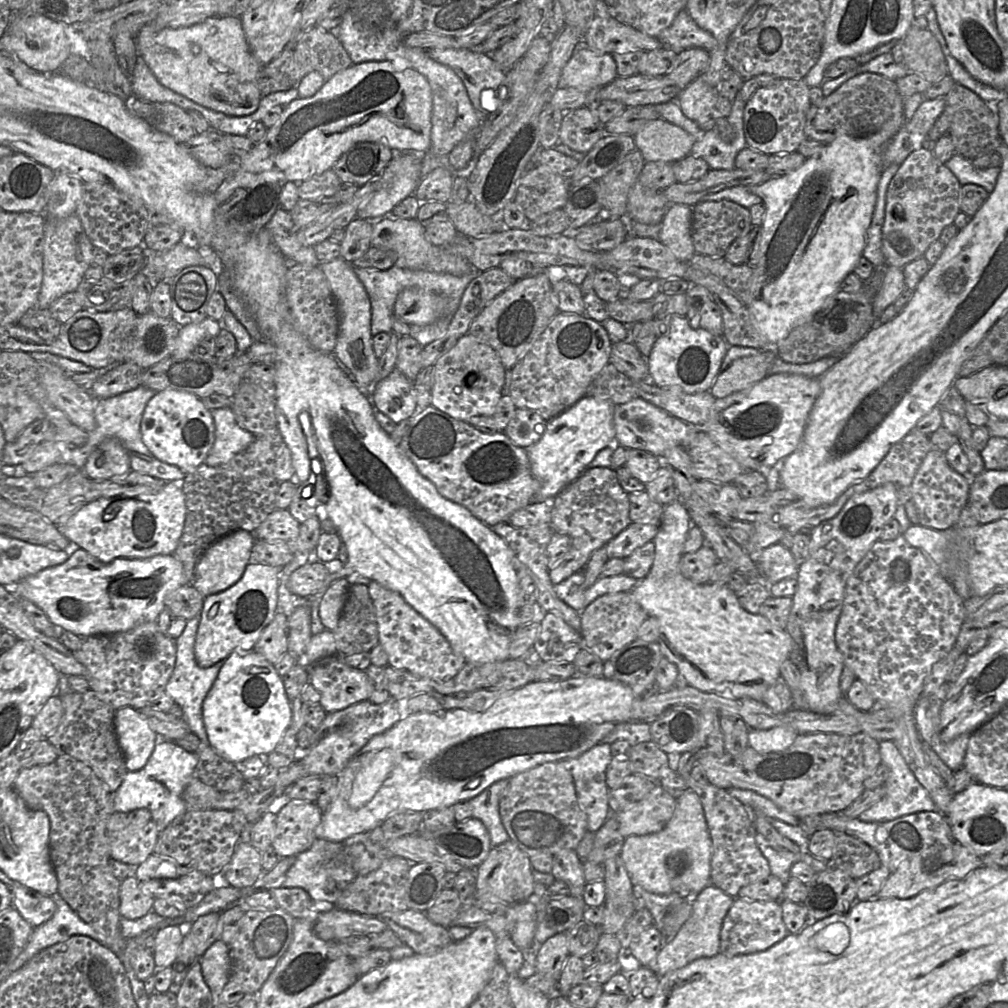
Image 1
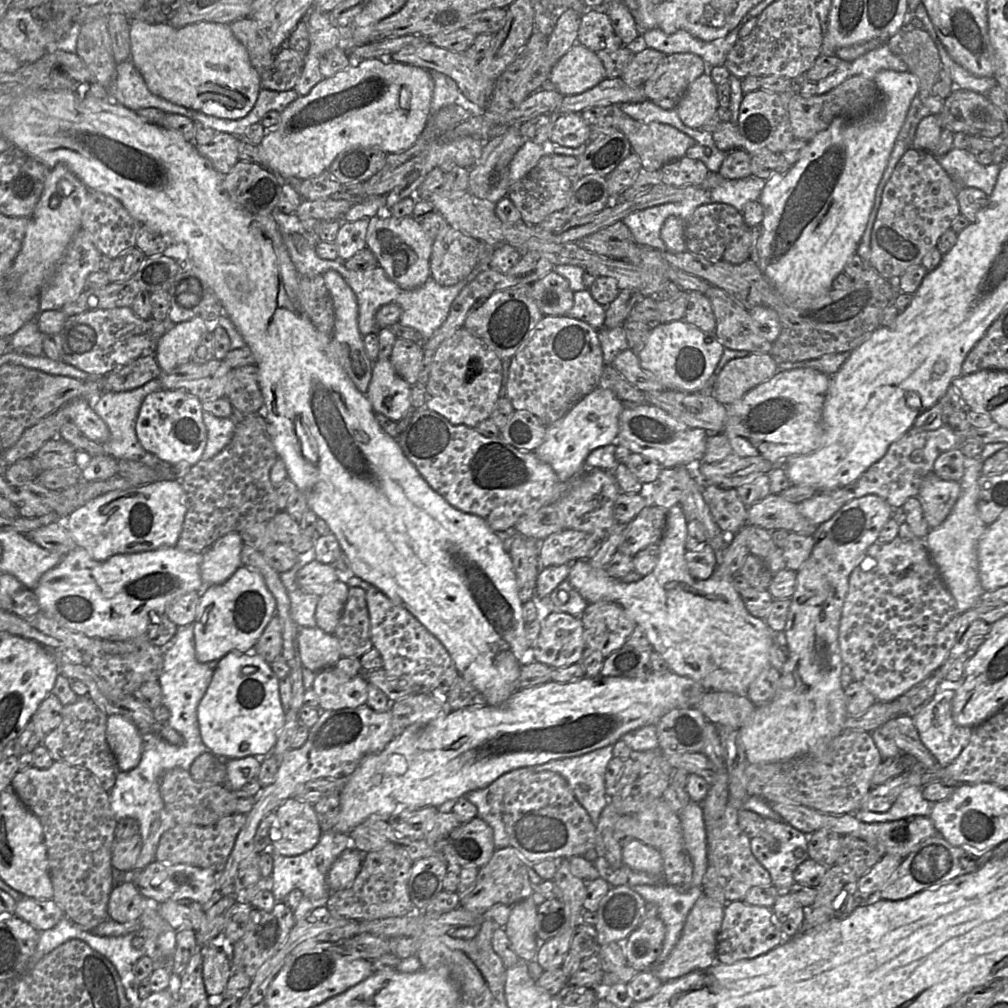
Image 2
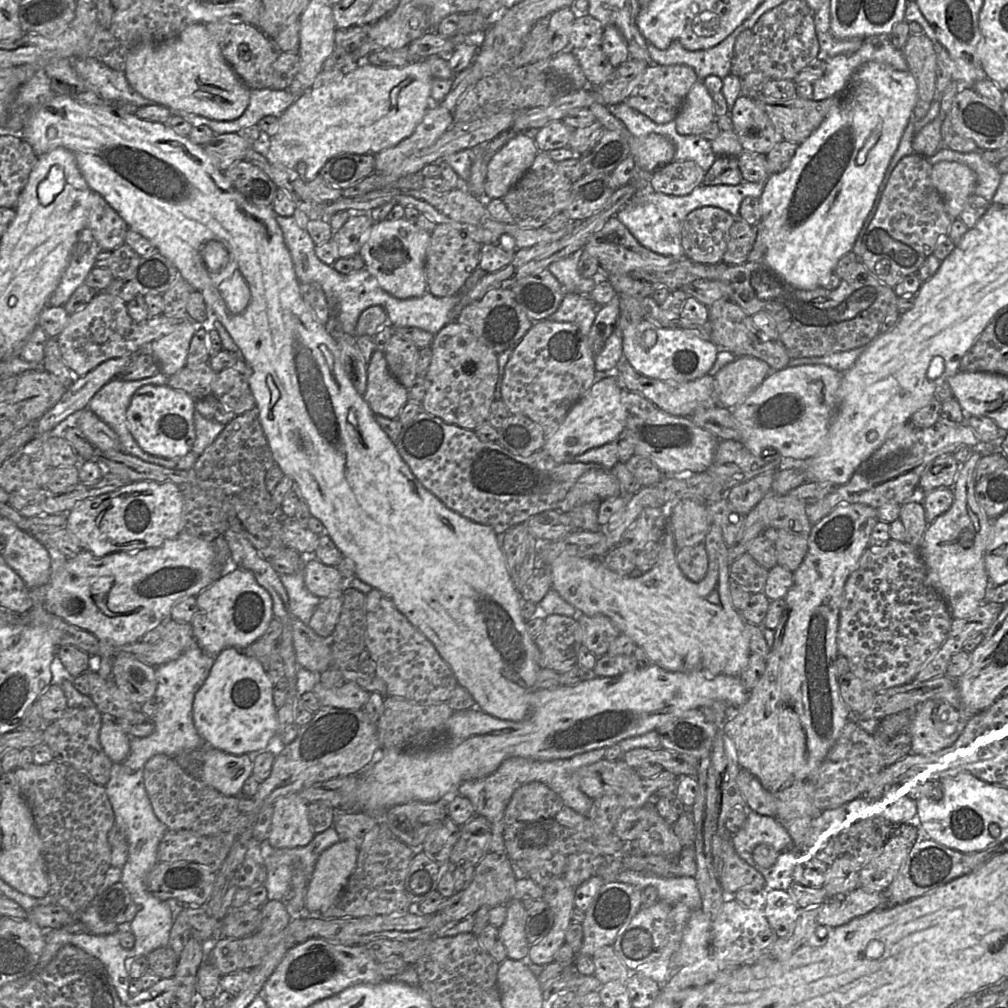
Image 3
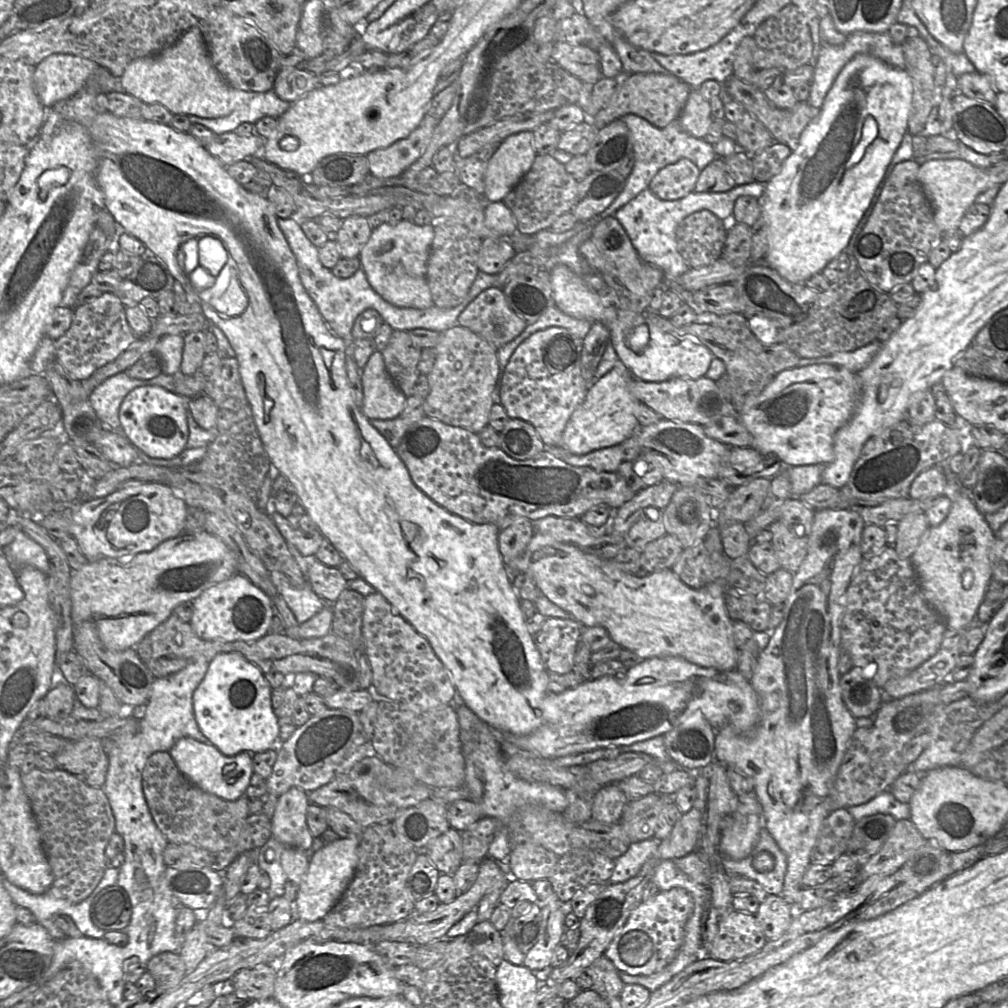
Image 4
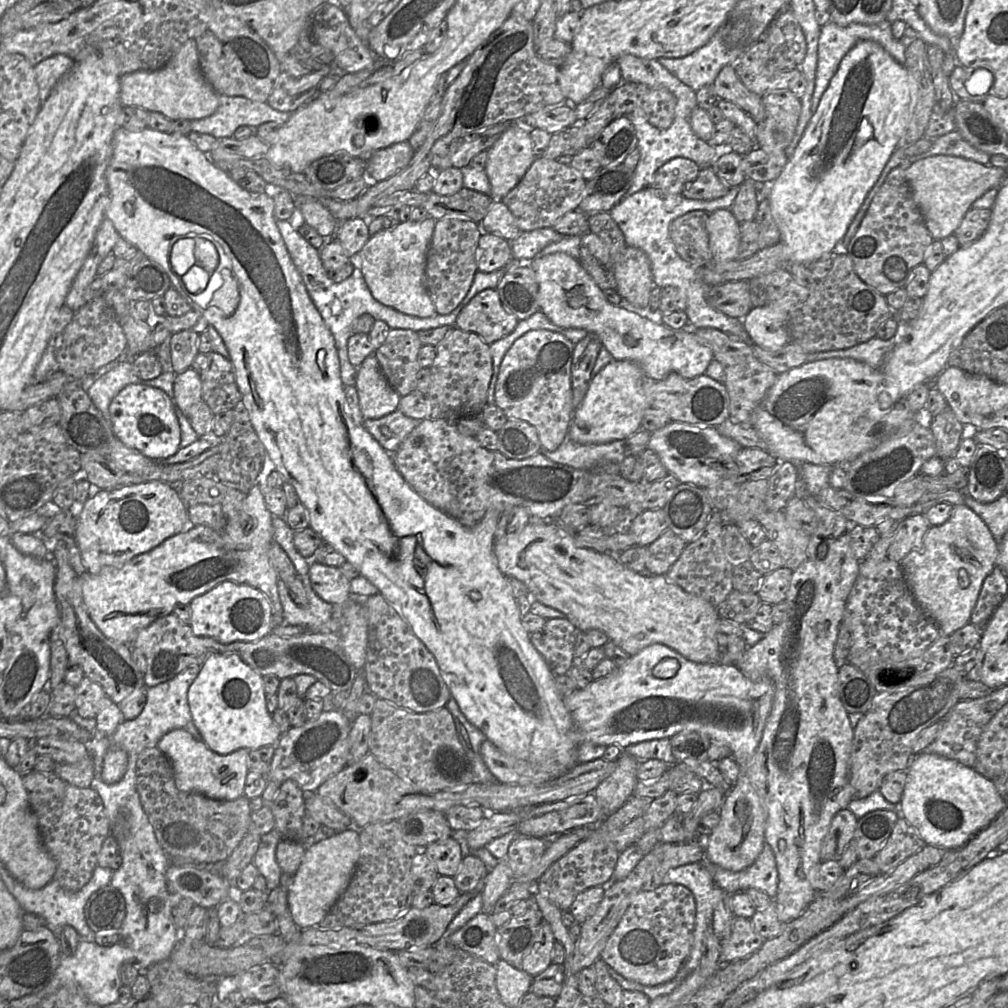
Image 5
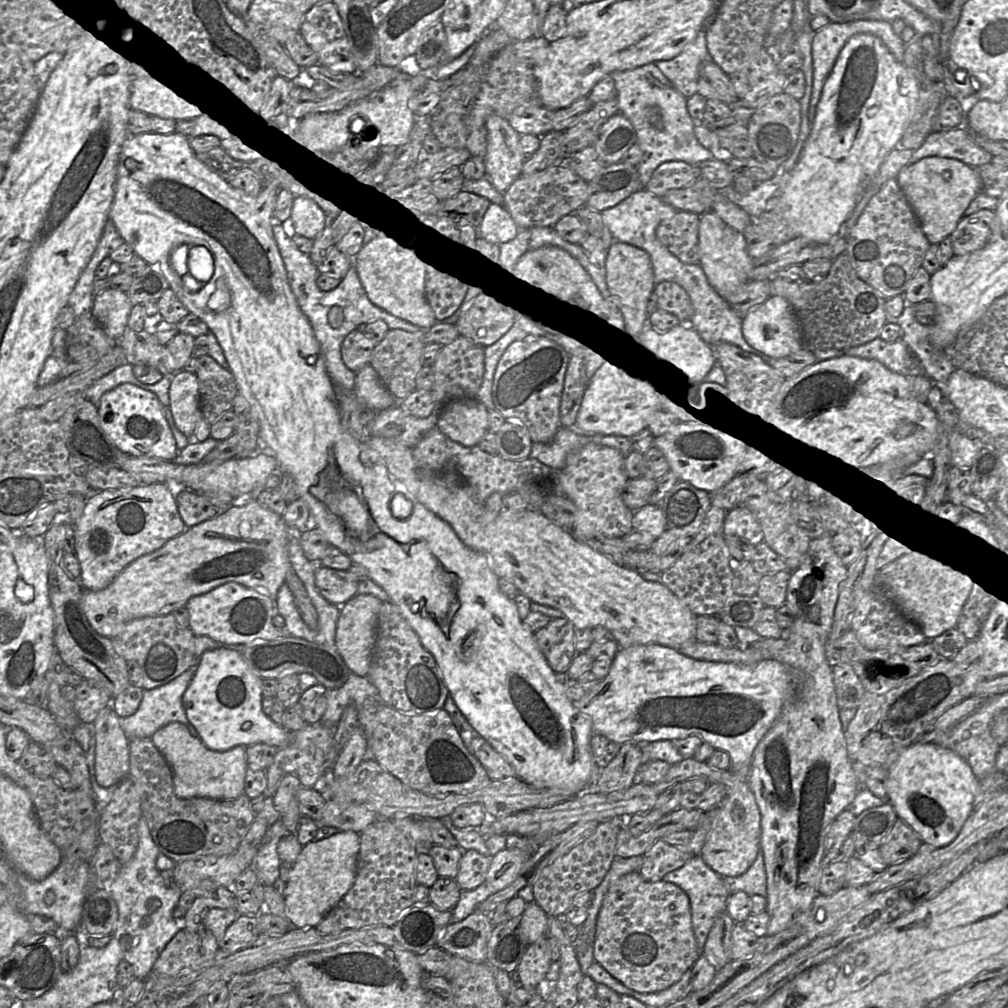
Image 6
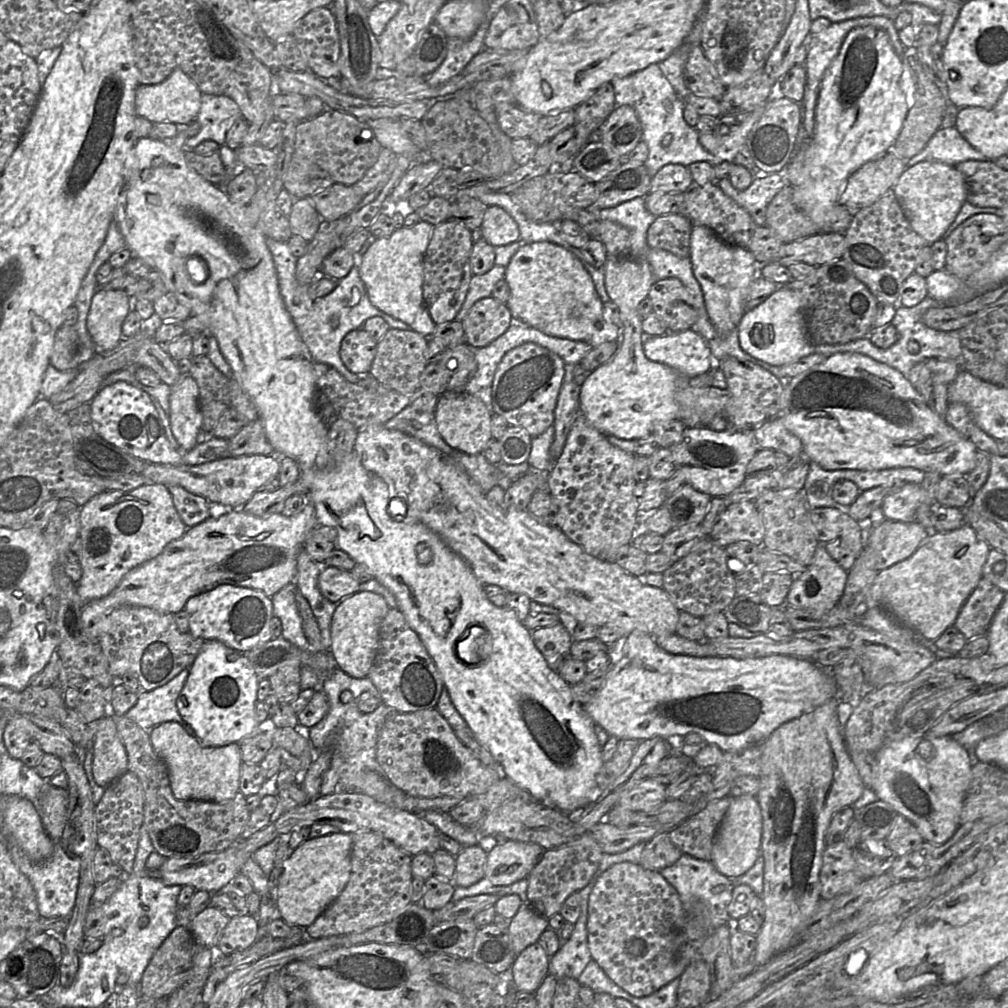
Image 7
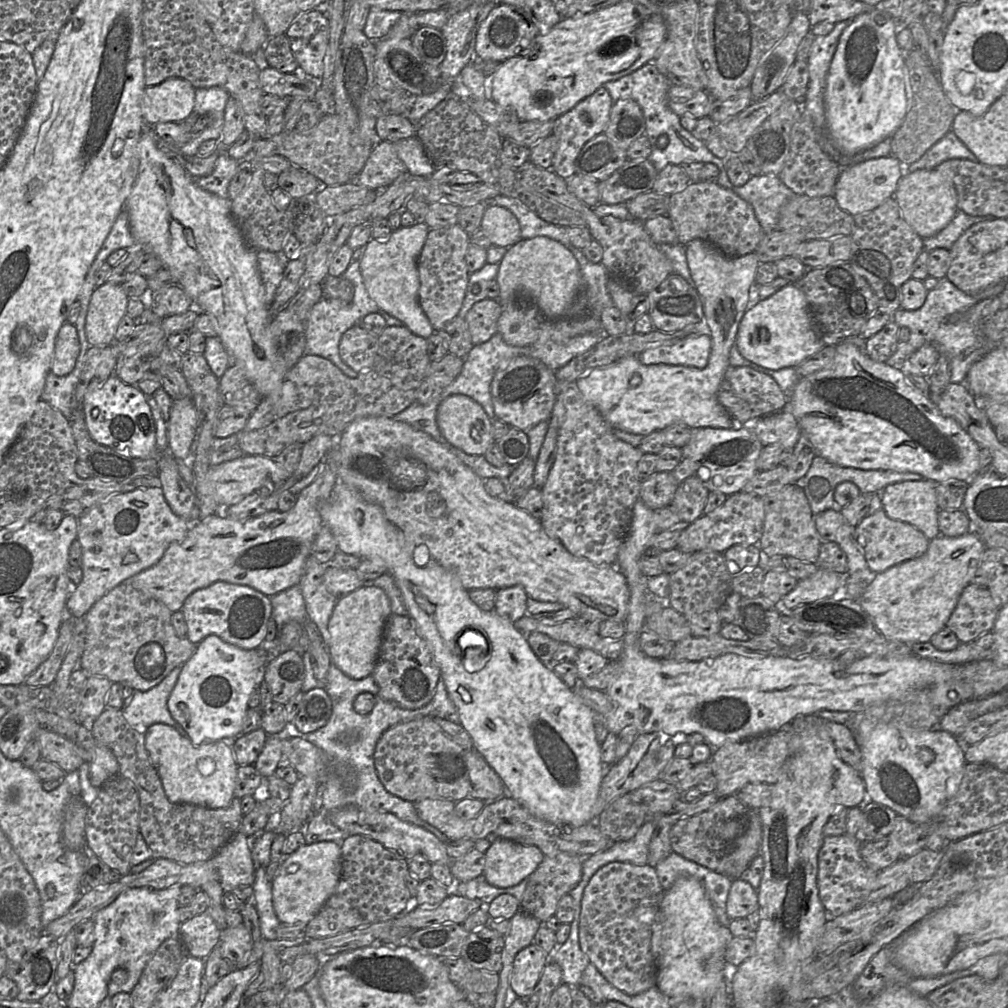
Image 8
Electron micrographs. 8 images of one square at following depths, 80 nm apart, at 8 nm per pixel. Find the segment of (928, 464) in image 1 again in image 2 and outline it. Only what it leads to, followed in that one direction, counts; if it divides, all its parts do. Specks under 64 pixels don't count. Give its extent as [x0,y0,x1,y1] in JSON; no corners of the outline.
[915,472,960,529]

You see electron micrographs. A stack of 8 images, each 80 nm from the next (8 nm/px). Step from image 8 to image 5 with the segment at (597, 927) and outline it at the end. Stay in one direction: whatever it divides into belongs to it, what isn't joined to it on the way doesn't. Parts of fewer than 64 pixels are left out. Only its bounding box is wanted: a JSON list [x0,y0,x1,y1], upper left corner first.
[600,884,695,986]

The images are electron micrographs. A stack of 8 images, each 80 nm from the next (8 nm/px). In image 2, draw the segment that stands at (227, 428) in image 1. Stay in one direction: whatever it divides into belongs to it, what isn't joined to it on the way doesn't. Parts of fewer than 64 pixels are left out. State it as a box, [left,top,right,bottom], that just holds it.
[202,411,236,460]

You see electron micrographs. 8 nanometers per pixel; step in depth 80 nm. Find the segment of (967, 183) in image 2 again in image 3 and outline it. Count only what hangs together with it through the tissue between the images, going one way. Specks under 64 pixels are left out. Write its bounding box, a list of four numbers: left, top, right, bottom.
[925,148,1002,202]

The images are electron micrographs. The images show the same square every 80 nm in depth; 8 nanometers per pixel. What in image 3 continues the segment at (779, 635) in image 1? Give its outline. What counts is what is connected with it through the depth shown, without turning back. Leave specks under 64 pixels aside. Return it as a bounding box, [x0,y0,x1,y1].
[548,520,751,676]

